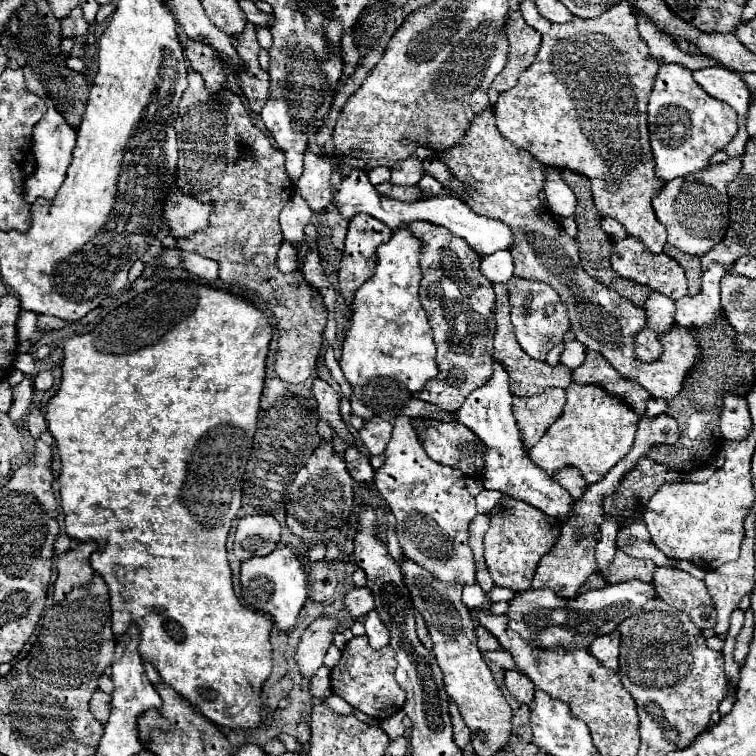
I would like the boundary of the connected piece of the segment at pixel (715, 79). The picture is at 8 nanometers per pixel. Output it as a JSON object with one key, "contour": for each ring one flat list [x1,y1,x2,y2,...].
{"contour":[[708,67,702,71,694,71,694,81,714,99,722,99,728,103,738,117,748,115,750,107,750,93,748,87,742,83,742,77,736,71,726,67]]}

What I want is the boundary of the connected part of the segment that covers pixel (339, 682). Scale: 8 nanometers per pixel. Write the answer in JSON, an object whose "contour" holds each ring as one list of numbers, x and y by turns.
{"contour":[[366,635,352,637,342,651,340,663,330,671,332,693,342,697,344,701,348,701,354,709,366,713,368,717,382,721,382,719,398,713,406,699,406,693,398,687,398,683,394,679,394,671,396,671,396,659,394,659,394,651,390,647,372,649,368,645]]}

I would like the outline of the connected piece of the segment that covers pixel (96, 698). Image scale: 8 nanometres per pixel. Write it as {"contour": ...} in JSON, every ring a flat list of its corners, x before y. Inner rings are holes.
{"contour":[[96,689,92,699,90,699,90,713,94,715,94,719,98,719,102,725,106,723,108,715,110,715,110,695,106,695,104,691]]}

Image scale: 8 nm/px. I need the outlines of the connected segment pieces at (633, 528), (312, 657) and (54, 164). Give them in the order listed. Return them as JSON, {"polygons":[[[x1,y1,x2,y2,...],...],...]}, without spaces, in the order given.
{"polygons":[[[634,523,622,527,616,537,616,547,636,559,650,559,656,567,672,567,672,559,668,559,650,539,644,523]],[[320,617,302,633,294,653,294,663,296,669,302,673,302,677,310,679,320,669,328,645,332,643,334,631,336,631,336,621]],[[50,109,36,125,34,125,34,135,32,135,32,155,36,159,36,171,32,177,26,179,24,183,24,199,28,203,34,203,36,197,44,199,54,199,58,189,64,183,66,177,66,167,70,165,72,159,72,149,76,145,76,131,62,119,62,115,56,109]]]}

